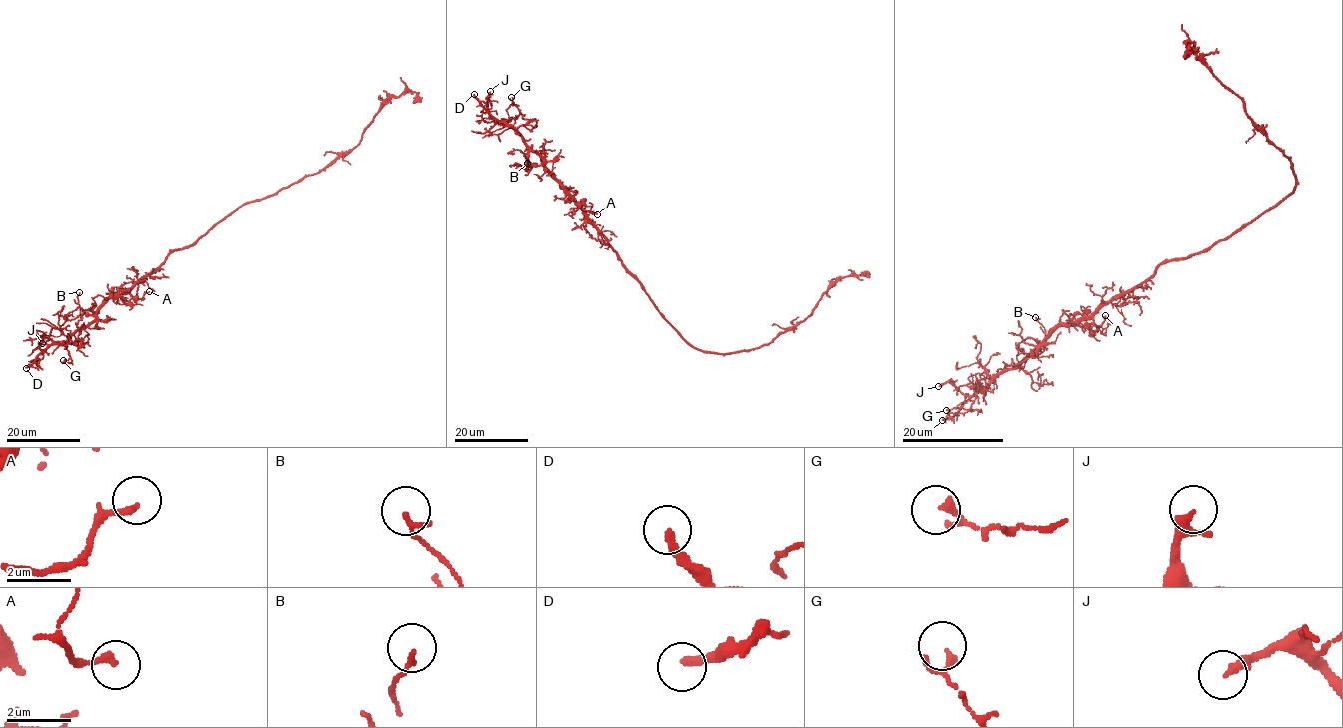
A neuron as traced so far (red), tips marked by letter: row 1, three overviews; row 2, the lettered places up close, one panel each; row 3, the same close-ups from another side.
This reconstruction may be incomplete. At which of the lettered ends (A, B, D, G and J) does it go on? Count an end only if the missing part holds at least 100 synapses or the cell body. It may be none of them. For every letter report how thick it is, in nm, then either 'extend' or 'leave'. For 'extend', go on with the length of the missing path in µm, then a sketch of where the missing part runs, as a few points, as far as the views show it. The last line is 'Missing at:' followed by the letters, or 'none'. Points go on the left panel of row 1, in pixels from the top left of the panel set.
A: 190 nm | leave
B: 160 nm | leave
D: 260 nm | extend | 25 µm | (26, 368), (26, 358), (31, 370), (40, 380), (43, 378)
G: 150 nm | leave
J: 220 nm | leave
Missing at: D

